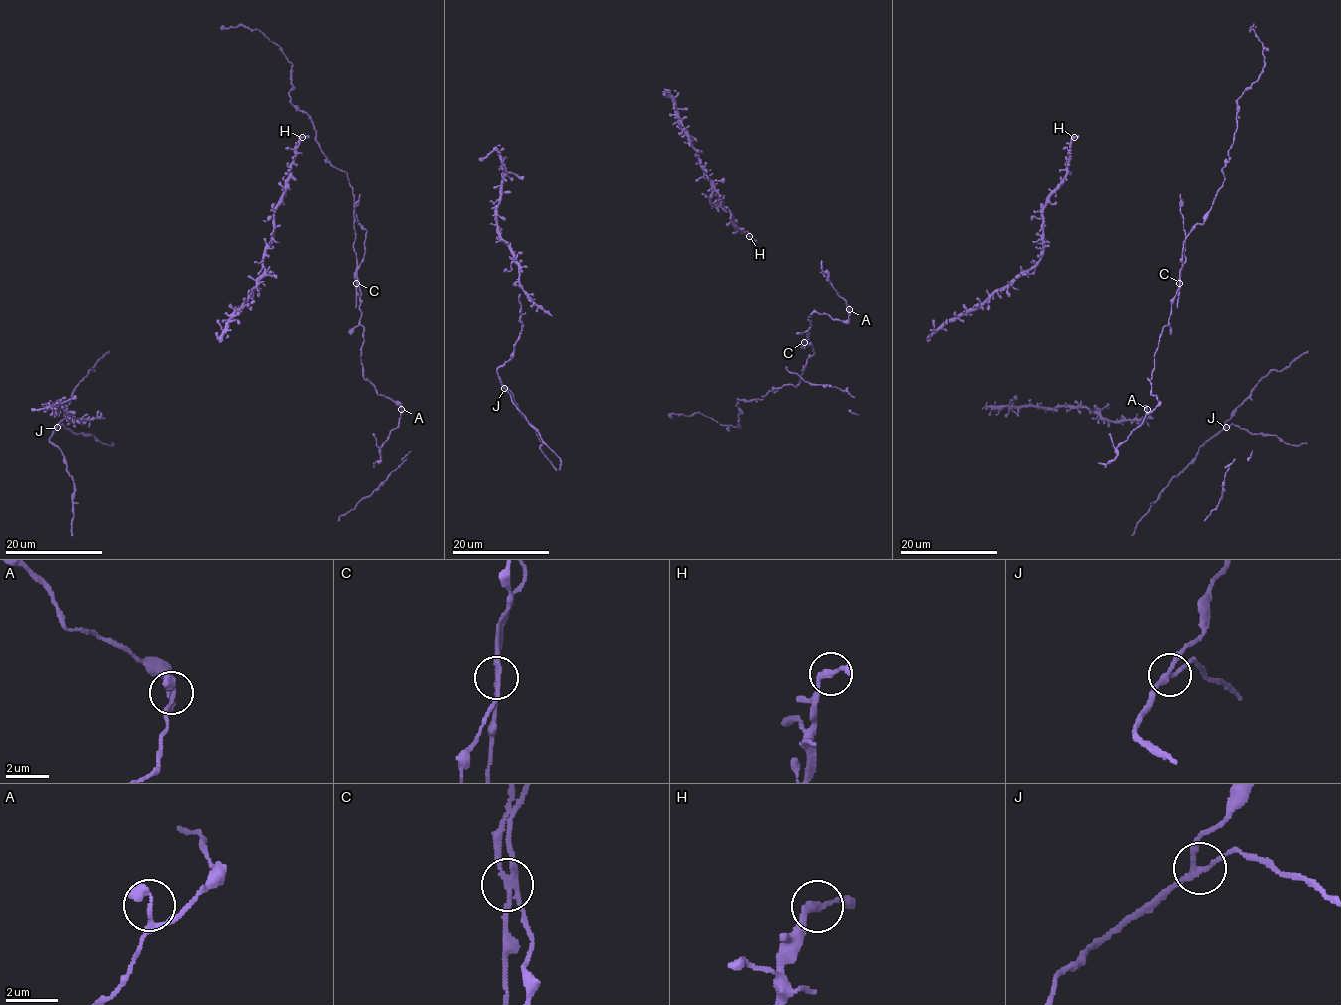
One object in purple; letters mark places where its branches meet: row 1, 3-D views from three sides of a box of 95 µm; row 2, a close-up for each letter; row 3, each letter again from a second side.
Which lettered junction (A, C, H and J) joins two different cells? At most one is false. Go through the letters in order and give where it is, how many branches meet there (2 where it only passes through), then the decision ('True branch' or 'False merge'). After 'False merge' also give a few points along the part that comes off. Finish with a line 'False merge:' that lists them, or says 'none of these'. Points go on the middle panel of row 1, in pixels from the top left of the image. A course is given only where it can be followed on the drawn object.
A: Place: (849, 309). Branches: 3. True branch
C: Place: (804, 342). Branches: 3. False merge
H: Place: (749, 236). Branches: 2. True branch
J: Place: (504, 388). Branches: 3. True branch
False merge: C

